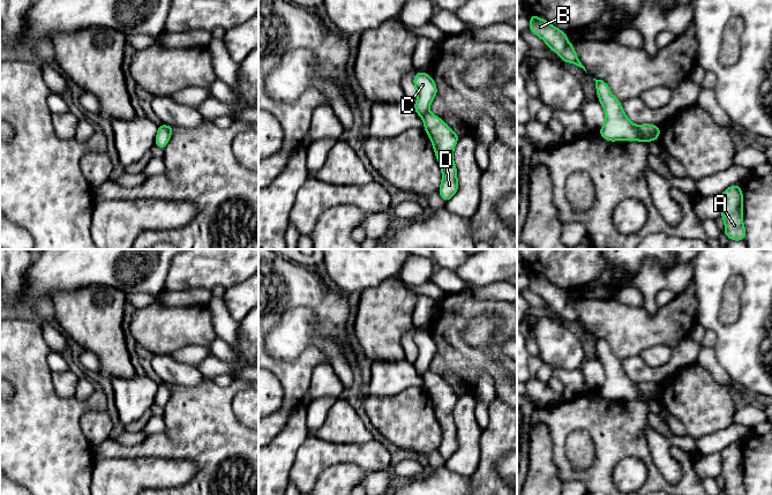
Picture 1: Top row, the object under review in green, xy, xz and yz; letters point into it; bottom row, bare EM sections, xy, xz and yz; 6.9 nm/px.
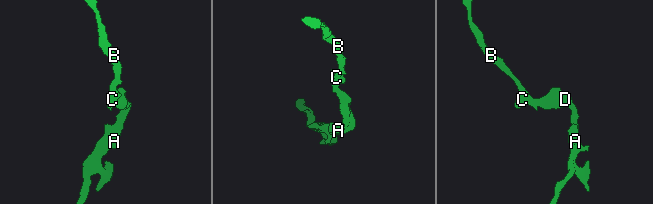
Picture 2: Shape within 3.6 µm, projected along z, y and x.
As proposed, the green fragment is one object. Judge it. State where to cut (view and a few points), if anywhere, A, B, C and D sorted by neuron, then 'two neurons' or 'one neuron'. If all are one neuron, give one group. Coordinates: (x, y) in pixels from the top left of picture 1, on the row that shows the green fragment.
cut in yz along (638, 126), (646, 141); A D / B C; two neurons

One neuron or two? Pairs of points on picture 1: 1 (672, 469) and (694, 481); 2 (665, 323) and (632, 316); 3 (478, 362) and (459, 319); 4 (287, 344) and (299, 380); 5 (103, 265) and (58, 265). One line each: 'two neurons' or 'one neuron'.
1: two neurons
2: one neuron
3: one neuron
4: two neurons
5: one neuron

